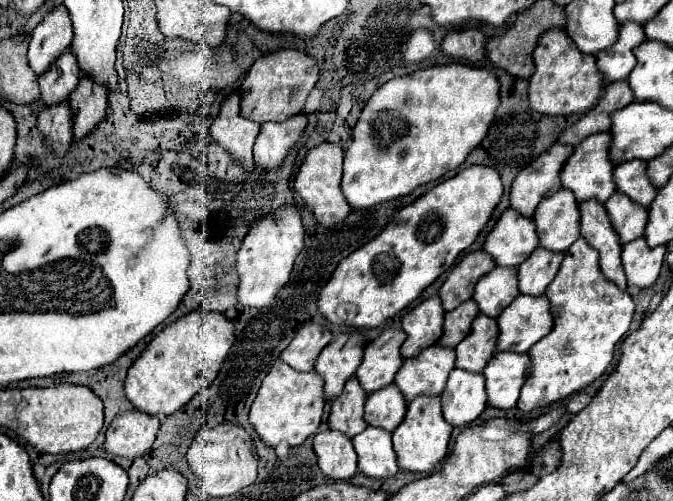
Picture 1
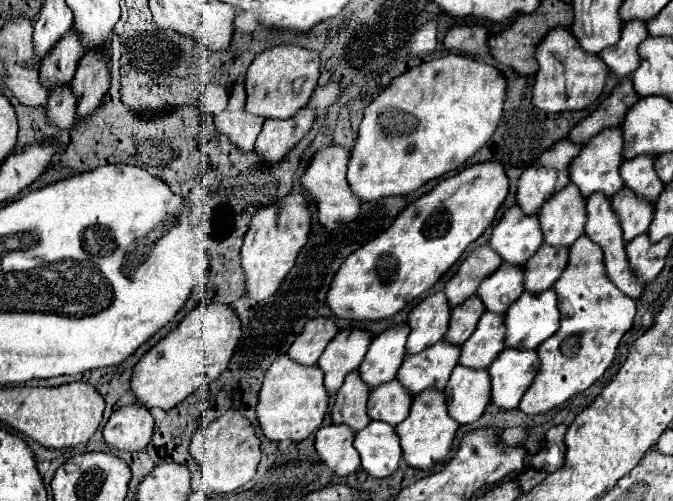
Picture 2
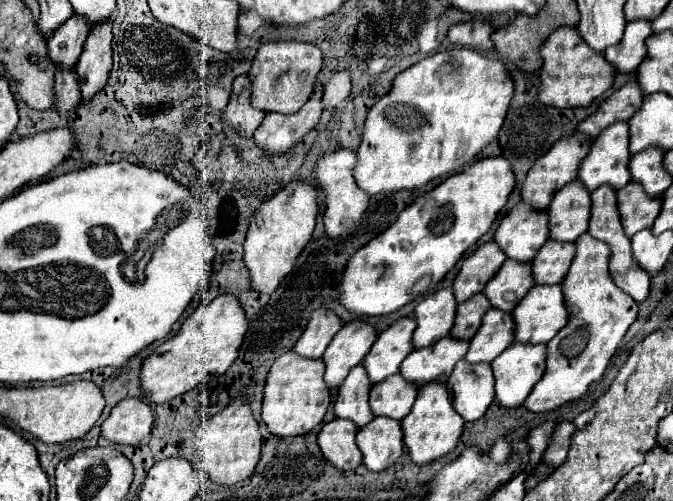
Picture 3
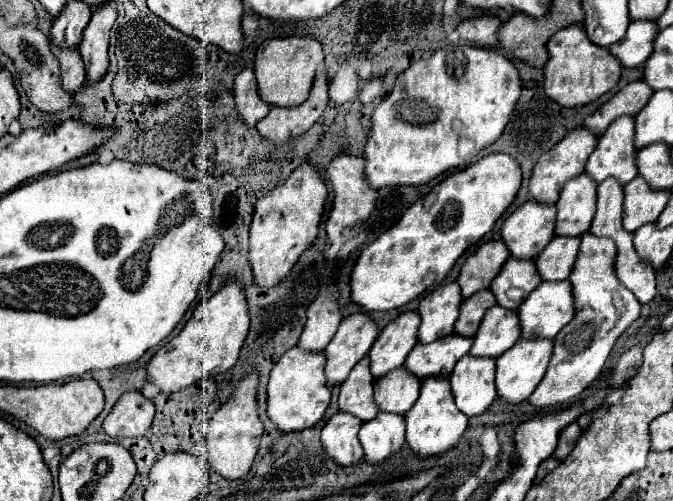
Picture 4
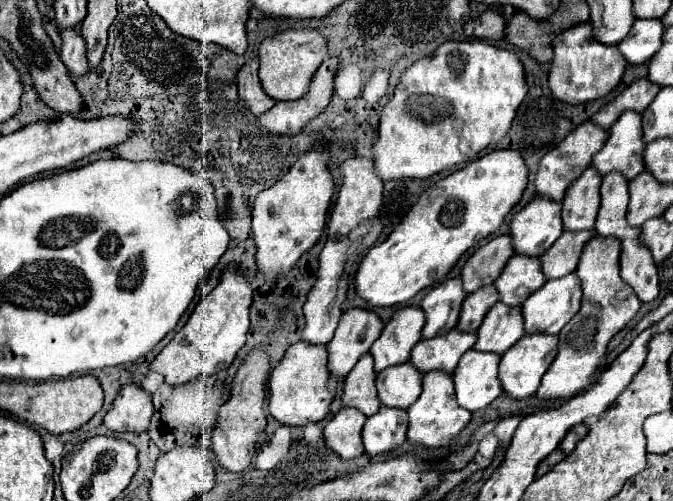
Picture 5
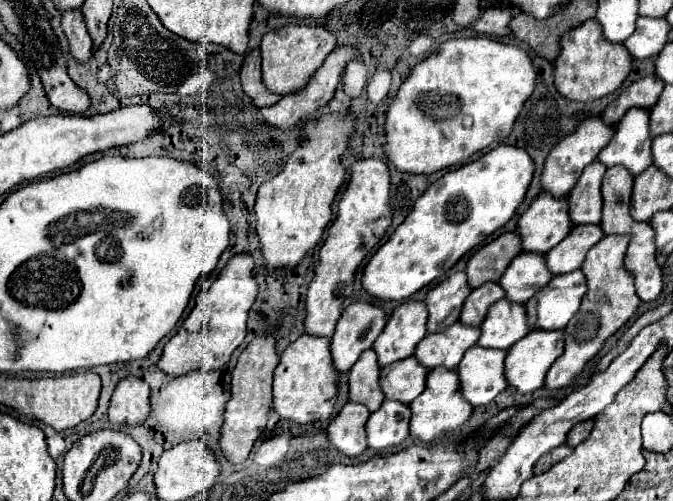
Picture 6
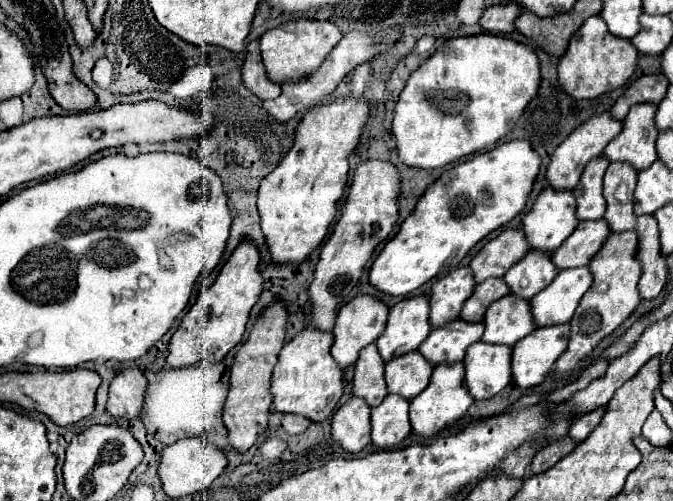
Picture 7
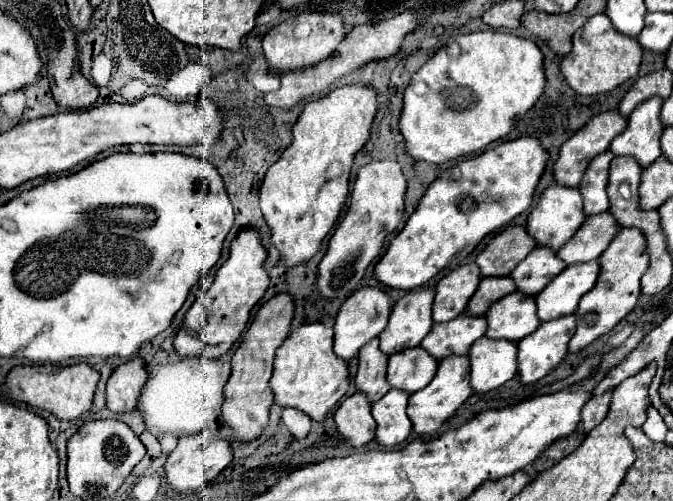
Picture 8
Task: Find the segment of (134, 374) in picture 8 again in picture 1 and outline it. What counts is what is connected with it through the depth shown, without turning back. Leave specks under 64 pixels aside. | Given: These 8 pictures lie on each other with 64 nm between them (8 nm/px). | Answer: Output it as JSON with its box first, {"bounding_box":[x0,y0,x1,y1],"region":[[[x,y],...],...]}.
{"bounding_box":[104,410,160,460],"region":[[[138,410],[124,412],[118,414],[110,424],[110,428],[106,430],[104,448],[114,456],[134,460],[154,444],[158,430],[160,430],[158,416],[148,416]]]}

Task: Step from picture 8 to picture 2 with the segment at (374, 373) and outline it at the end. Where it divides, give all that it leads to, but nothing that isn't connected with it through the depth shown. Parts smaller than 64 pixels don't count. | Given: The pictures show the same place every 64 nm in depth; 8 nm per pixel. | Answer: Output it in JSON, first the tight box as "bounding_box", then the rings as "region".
{"bounding_box":[332,370,370,432],"region":[[[358,370],[350,372],[332,406],[332,424],[344,424],[352,432],[360,432],[366,424],[370,424],[370,418],[366,414],[368,394],[370,390],[360,380]]]}

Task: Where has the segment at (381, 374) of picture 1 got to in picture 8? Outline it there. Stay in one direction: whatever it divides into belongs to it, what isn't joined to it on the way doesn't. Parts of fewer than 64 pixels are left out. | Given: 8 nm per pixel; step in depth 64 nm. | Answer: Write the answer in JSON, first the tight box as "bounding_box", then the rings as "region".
{"bounding_box":[378,290,434,356],"region":[[[416,290],[394,304],[388,326],[378,336],[380,350],[386,356],[420,346],[432,328],[432,300],[434,290]]]}

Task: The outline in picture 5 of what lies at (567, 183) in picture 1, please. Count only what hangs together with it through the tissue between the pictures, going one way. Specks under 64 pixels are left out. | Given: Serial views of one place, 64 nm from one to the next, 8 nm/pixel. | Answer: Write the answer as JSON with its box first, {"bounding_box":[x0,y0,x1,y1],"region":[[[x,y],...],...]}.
{"bounding_box":[592,112,644,180],"region":[[[624,112],[624,116],[620,116],[620,120],[616,120],[616,124],[608,130],[602,150],[592,156],[592,166],[600,172],[600,176],[618,170],[626,180],[632,180],[644,170],[644,148],[640,114]]]}

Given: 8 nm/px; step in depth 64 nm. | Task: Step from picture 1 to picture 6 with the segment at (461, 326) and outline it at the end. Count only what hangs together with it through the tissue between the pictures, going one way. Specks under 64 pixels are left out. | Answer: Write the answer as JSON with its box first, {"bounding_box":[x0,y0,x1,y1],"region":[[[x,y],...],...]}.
{"bounding_box":[460,282,504,328],"region":[[[490,282],[484,284],[476,290],[470,292],[470,296],[466,298],[464,306],[462,306],[462,314],[460,314],[460,322],[464,326],[472,326],[478,328],[488,312],[488,308],[498,302],[500,298],[504,298],[504,290],[498,286],[498,282]]]}

